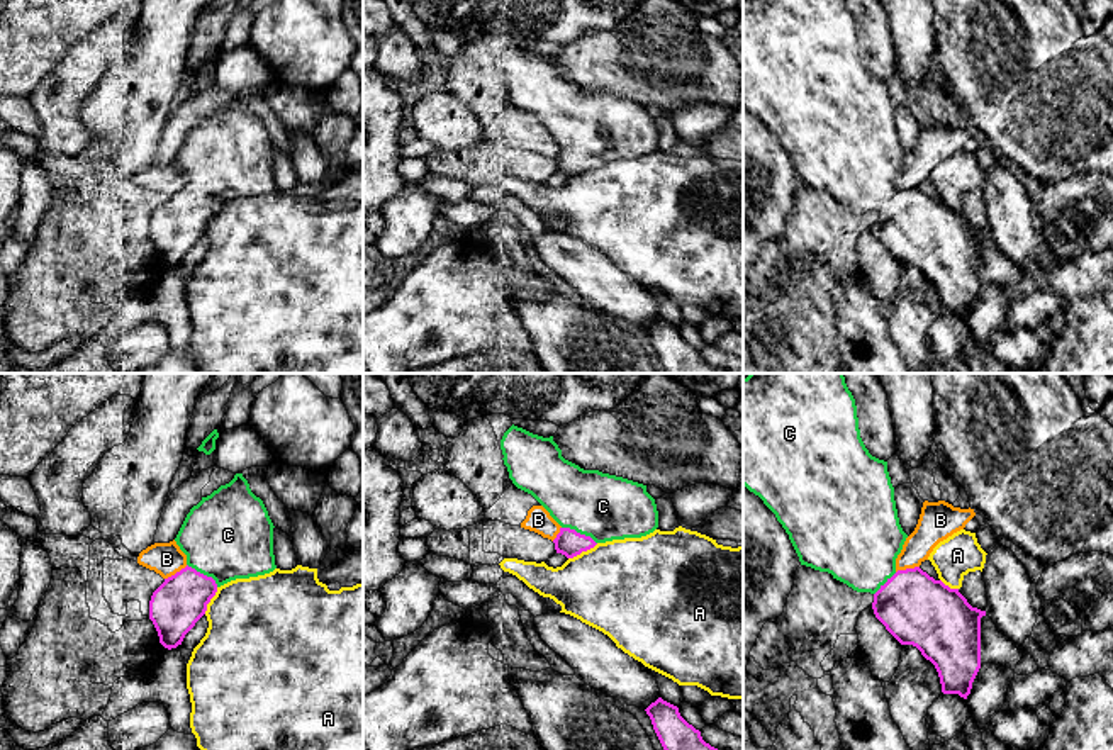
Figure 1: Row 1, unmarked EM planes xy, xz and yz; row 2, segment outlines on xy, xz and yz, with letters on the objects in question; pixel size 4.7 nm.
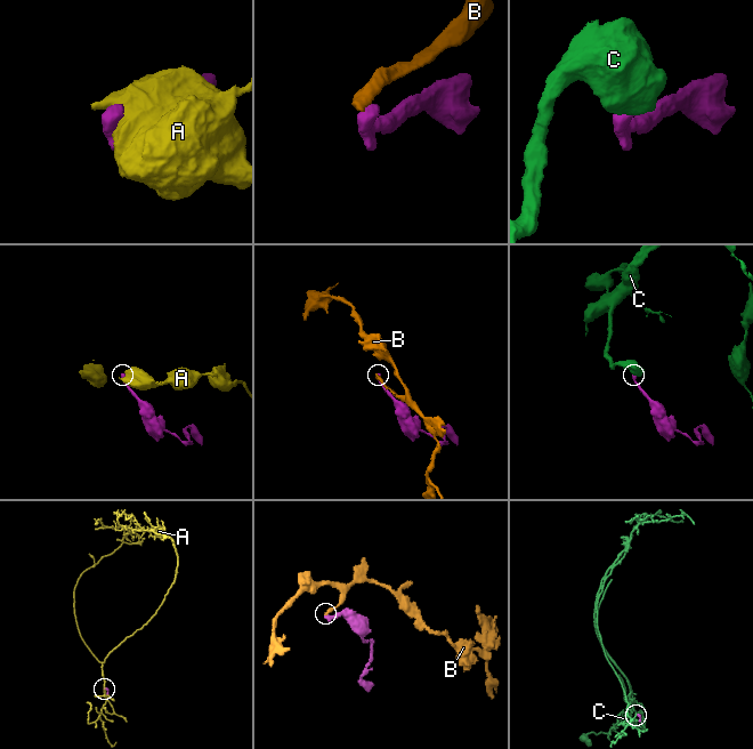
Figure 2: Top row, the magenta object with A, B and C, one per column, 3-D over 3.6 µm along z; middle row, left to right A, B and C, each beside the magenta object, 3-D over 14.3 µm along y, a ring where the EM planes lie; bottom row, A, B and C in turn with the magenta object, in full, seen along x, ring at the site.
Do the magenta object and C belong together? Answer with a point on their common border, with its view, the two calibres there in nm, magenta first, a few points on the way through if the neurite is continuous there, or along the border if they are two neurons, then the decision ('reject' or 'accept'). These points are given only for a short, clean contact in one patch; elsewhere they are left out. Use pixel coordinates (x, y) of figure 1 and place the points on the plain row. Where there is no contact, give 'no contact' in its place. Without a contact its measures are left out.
xz (579, 153) | 130/320 nm | across xz (570, 163), (579, 153), (603, 126) | accept

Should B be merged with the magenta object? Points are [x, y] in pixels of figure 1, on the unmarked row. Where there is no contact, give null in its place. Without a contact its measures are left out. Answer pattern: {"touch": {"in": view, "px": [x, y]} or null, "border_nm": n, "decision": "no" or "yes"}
{"touch": {"in": "yz", "px": [906, 189]}, "border_nm": 120, "decision": "no"}

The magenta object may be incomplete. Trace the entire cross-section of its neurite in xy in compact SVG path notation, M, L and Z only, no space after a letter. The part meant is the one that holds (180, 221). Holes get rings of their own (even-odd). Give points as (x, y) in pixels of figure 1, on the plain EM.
M236 93L229 104L202 117L190 129L175 158L187 175L187 187L165 199L149 221L149 239L165 268L182 265L185 255L205 234L207 224L221 205L236 199L265 195L277 188L273 148L263 120L251 112L243 93Z

